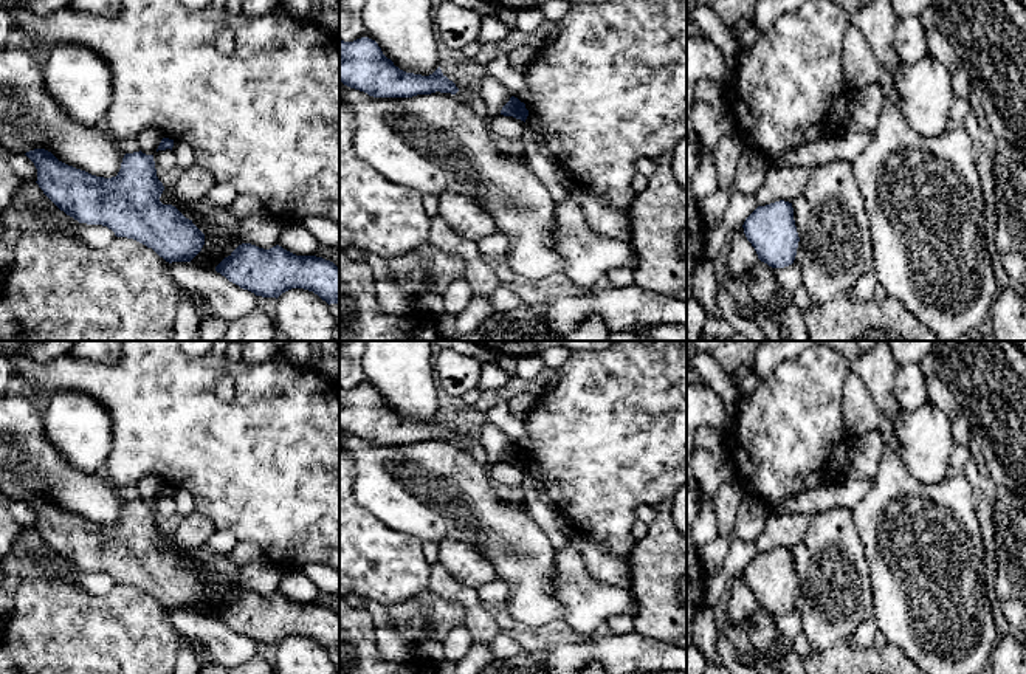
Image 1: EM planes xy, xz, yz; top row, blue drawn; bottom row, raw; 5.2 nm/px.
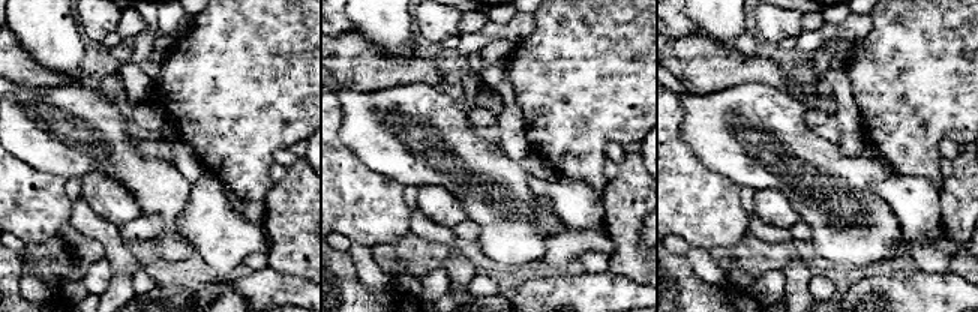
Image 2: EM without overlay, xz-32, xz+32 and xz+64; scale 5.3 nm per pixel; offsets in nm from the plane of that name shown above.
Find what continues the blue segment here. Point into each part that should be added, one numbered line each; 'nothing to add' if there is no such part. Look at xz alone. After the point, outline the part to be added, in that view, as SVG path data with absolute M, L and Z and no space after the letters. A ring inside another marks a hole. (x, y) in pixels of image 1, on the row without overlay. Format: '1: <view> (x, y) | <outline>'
nothing to add

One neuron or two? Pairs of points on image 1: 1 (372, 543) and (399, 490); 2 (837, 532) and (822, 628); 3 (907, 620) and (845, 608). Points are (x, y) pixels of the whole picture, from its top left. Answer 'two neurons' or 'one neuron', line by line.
1: two neurons
2: one neuron
3: two neurons

